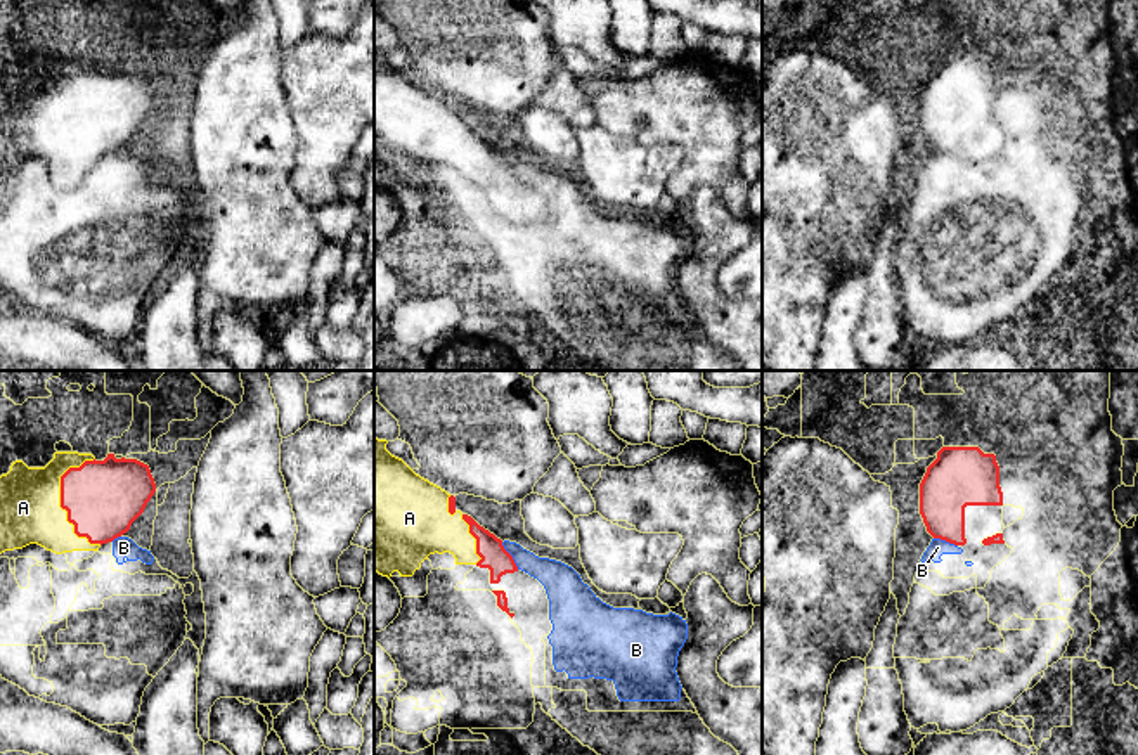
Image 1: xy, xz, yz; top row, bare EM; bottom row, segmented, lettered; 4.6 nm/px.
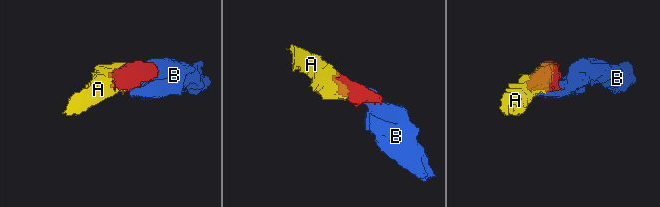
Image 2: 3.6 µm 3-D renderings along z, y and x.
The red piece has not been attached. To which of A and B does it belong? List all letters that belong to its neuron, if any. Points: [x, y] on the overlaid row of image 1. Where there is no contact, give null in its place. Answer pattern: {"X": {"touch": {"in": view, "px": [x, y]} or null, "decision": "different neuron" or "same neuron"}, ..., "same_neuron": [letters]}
{"A": {"touch": {"in": "xy", "px": [61, 501]}, "decision": "same neuron"}, "B": {"touch": {"in": "xz", "px": [511, 556]}, "decision": "different neuron"}, "same_neuron": ["A"]}

